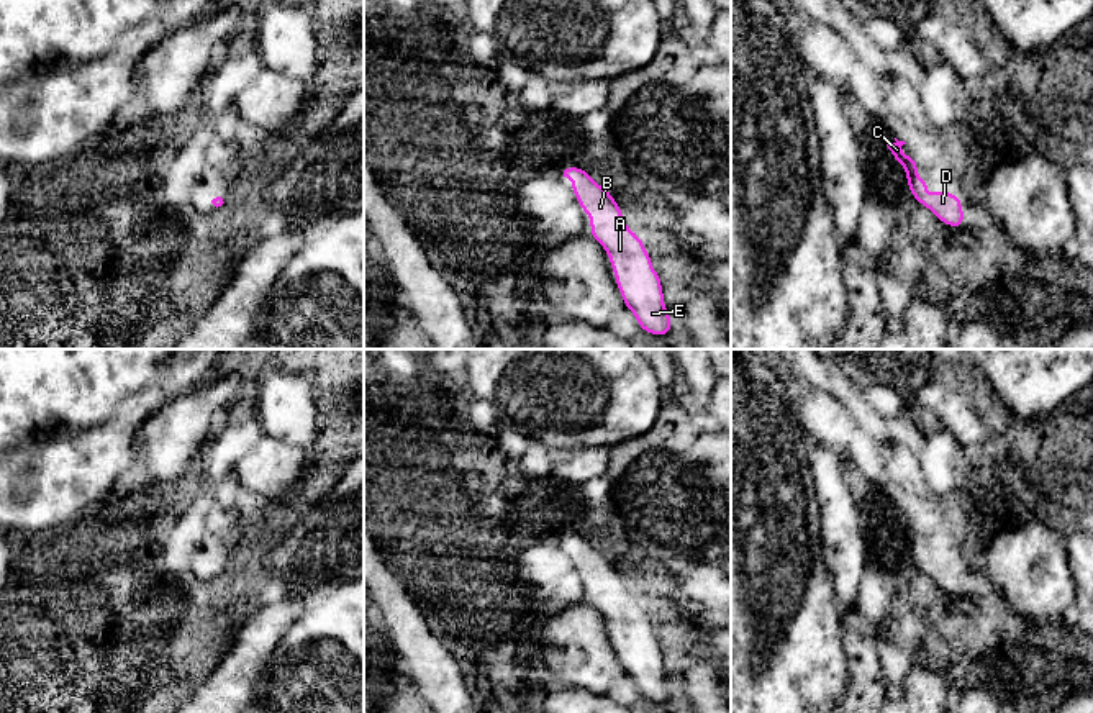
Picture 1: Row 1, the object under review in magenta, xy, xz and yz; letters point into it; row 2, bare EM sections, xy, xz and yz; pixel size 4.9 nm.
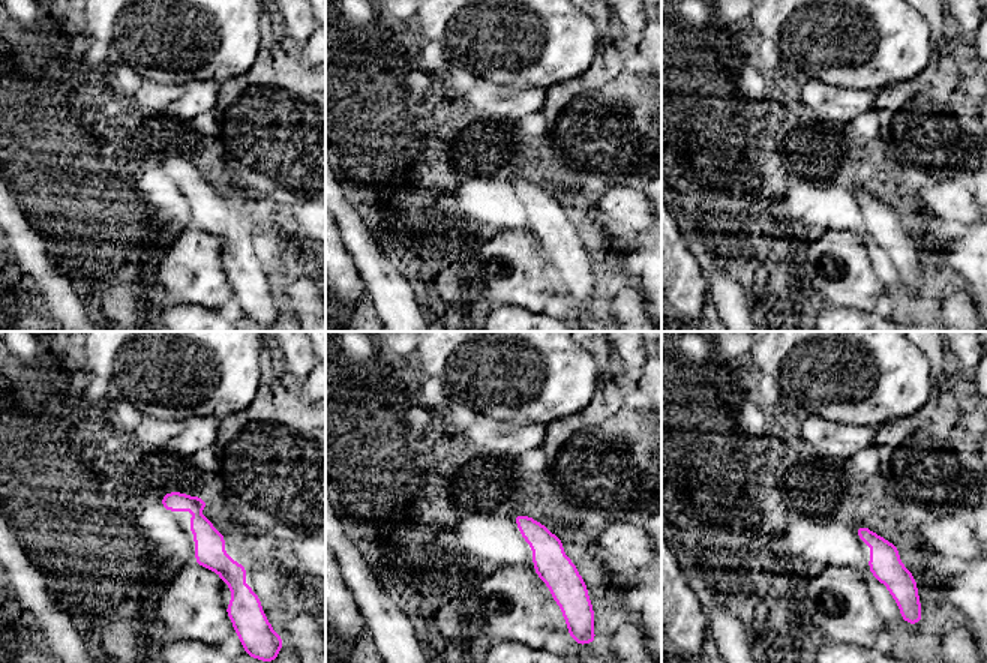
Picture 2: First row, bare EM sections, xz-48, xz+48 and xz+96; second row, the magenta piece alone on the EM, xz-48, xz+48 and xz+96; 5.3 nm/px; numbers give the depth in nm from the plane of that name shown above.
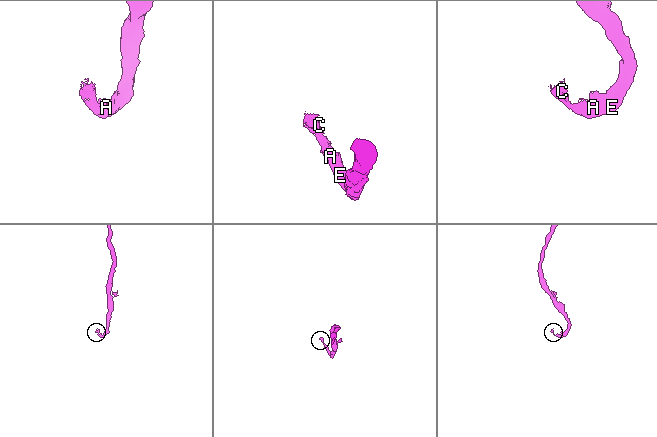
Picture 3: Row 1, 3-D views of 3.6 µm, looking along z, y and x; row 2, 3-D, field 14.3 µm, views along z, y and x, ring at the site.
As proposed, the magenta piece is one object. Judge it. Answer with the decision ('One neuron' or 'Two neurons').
One neuron

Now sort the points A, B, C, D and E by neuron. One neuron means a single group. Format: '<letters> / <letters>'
A B C D E

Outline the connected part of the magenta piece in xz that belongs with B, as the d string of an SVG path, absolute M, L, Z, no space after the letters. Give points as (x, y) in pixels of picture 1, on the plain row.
M564 534L560 546L574 547L570 554L590 584L592 606L605 615L626 675L634 680L642 698L667 702L673 687L664 672L660 644L651 631L646 613L624 590L621 574L608 556L593 549L580 534Z

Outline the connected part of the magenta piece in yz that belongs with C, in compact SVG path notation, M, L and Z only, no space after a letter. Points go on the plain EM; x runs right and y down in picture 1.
M885 505L890 520L895 528L900 529L906 538L906 547L909 552L911 562L923 572L927 574L937 587L942 590L960 595L964 590L964 577L960 570L960 564L952 562L949 557L934 559L931 564L927 562L927 549L918 543L916 526L911 523L901 521L901 513L905 508L898 508L895 505L895 511Z

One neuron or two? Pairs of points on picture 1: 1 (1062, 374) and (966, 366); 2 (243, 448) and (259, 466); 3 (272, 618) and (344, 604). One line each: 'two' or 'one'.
1: one
2: two
3: two

